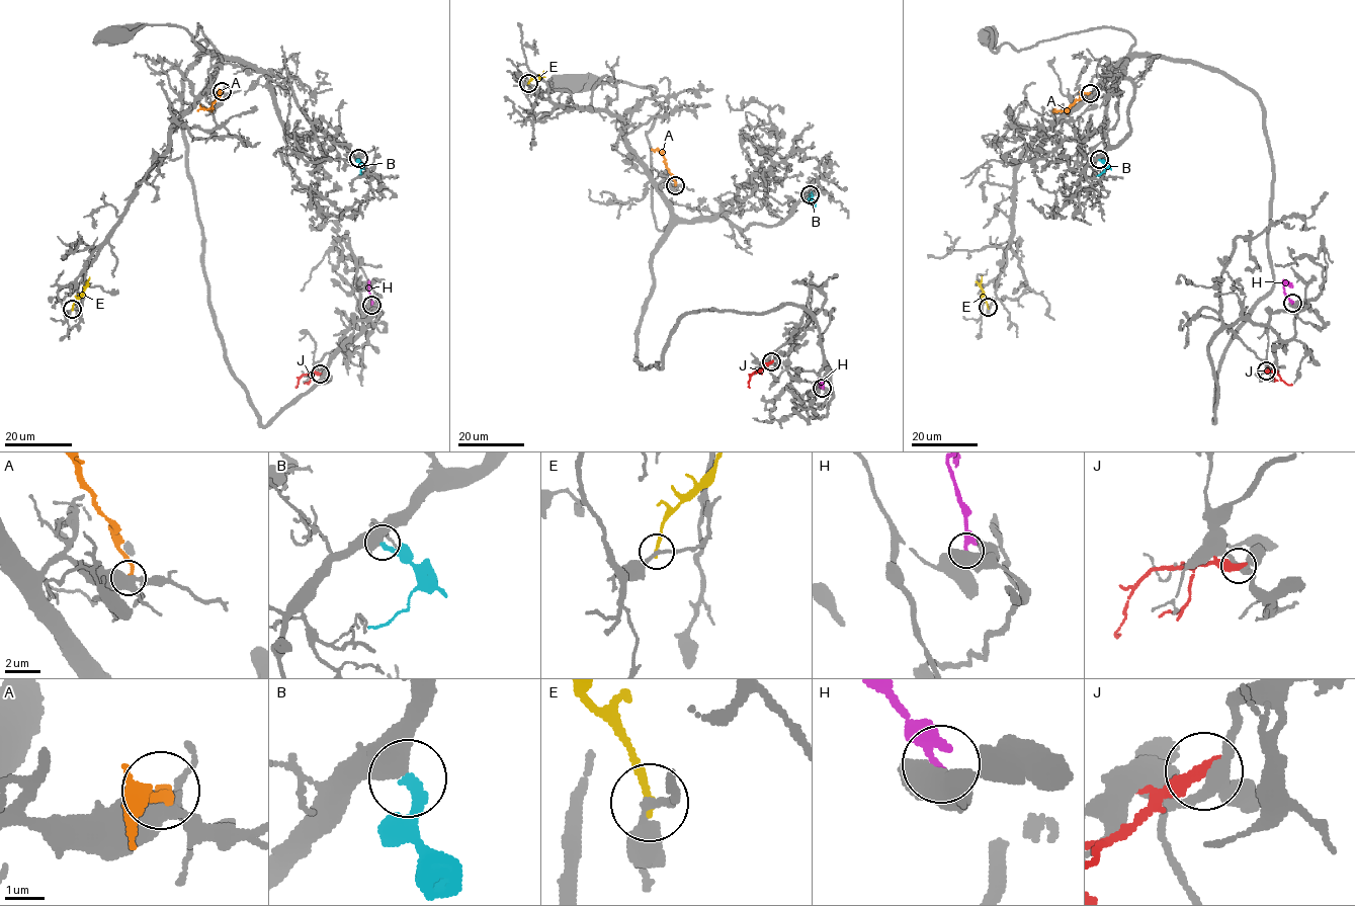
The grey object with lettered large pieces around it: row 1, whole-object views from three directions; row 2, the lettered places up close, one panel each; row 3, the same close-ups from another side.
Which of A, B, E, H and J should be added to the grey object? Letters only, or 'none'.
B

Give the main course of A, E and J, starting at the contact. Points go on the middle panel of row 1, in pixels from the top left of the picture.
A: (675, 185), (665, 159), (651, 149)
E: (528, 83), (533, 78), (545, 77)
J: (771, 362), (751, 376), (749, 387)

